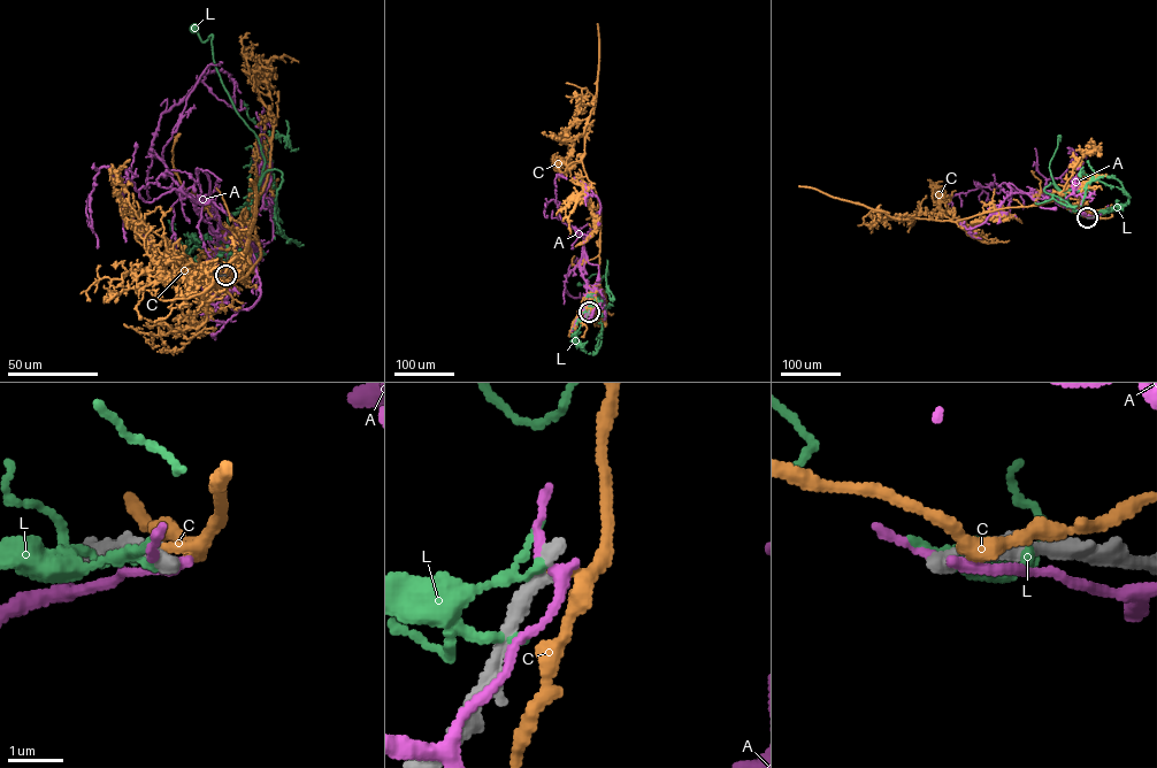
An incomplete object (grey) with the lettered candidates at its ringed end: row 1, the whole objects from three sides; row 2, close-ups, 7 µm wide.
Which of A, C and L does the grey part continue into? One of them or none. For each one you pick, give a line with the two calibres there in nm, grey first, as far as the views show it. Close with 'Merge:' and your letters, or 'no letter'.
C: 400 nm thick on the grey side, 220 nm on the other
Merge: C

